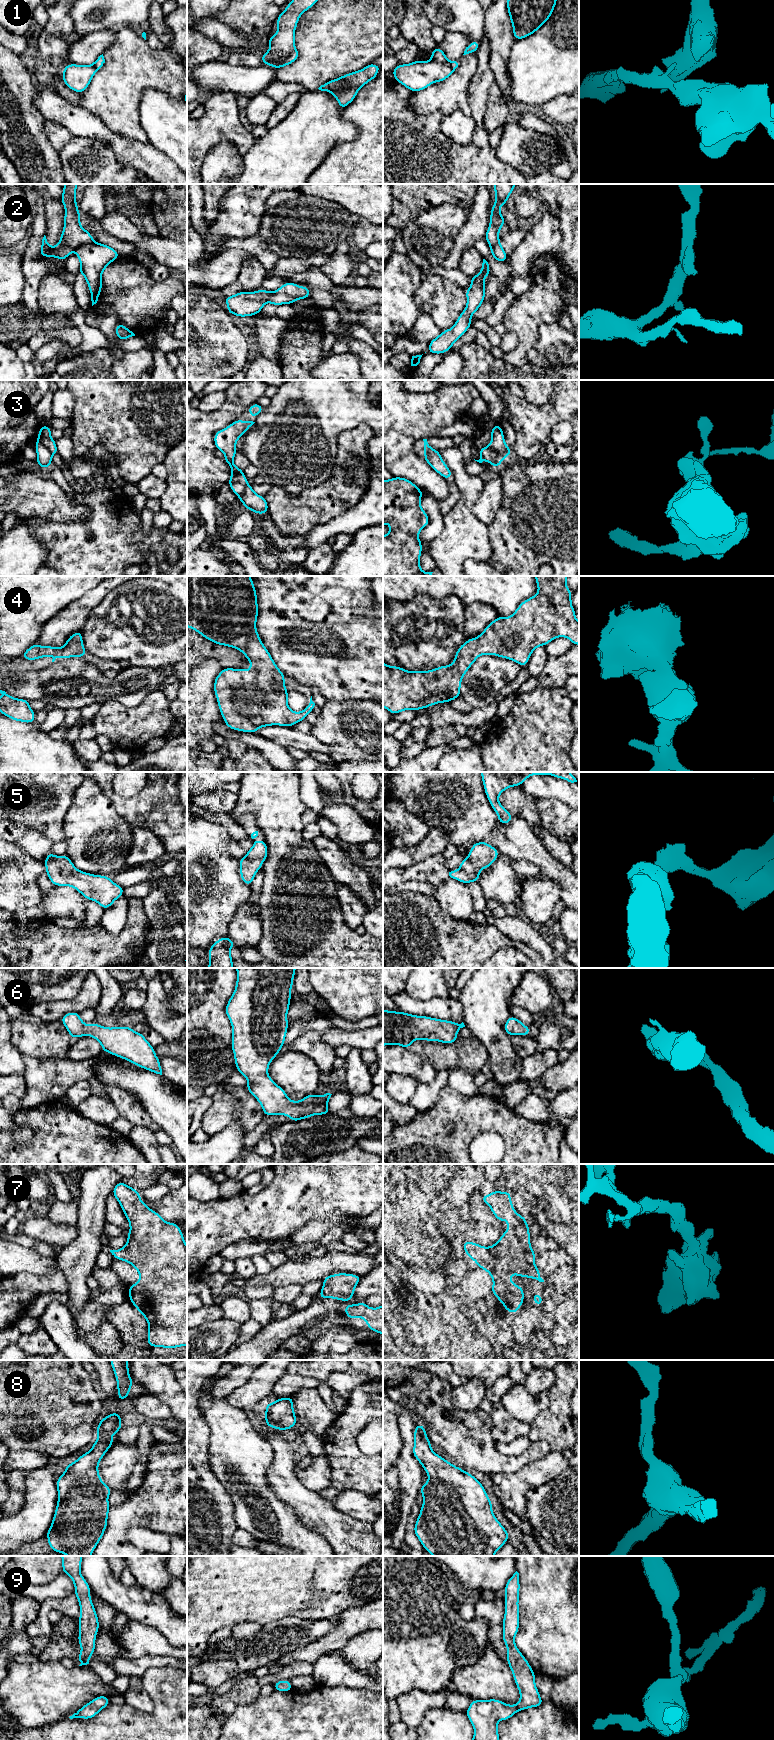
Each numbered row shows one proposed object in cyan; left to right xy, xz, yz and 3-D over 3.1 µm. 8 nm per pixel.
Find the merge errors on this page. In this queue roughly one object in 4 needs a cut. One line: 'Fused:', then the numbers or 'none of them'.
Fused: 1, 2, 3

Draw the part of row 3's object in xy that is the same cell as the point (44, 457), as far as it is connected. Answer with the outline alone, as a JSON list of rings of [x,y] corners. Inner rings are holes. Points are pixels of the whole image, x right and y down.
[[[39,442],[35,443],[35,448],[37,453],[36,462],[38,465],[43,469],[49,468],[52,464],[52,454],[49,449]]]

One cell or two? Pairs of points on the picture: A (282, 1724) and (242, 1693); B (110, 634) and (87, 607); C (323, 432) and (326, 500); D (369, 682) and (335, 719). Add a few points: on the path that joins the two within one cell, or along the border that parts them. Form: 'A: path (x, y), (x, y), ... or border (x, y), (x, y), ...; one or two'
A: border (256, 1698), (250, 1703), (239, 1705), (232, 1713); two
B: border (106, 594), (91, 611), (80, 630); two
C: border (335, 460), (332, 474), (326, 480), (303, 490); two
D: border (372, 700), (330, 701); two

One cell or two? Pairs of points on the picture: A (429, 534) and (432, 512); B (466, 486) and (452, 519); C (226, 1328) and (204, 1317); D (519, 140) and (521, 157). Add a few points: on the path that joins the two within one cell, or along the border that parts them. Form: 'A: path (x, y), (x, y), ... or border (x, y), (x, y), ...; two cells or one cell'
A: path (433, 529), (433, 517); one cell
B: path (466, 494), (465, 505), (460, 511); one cell
C: border (222, 1317), (216, 1320), (209, 1320), (197, 1327); two cells
D: path (519, 144), (521, 153); one cell

